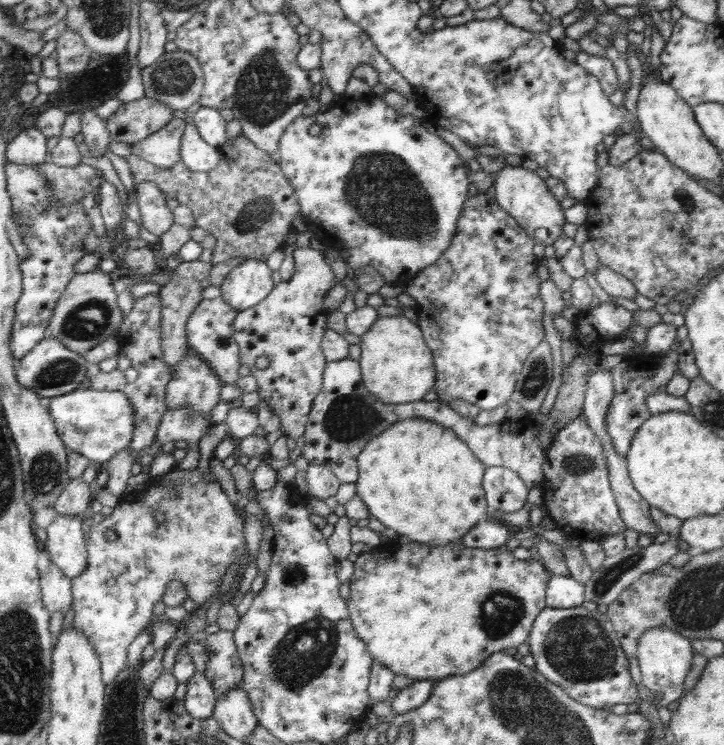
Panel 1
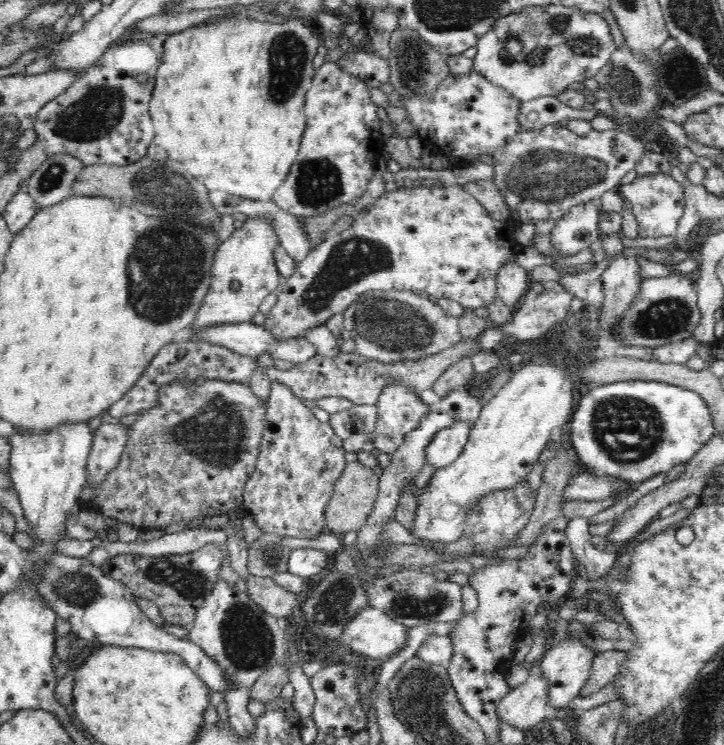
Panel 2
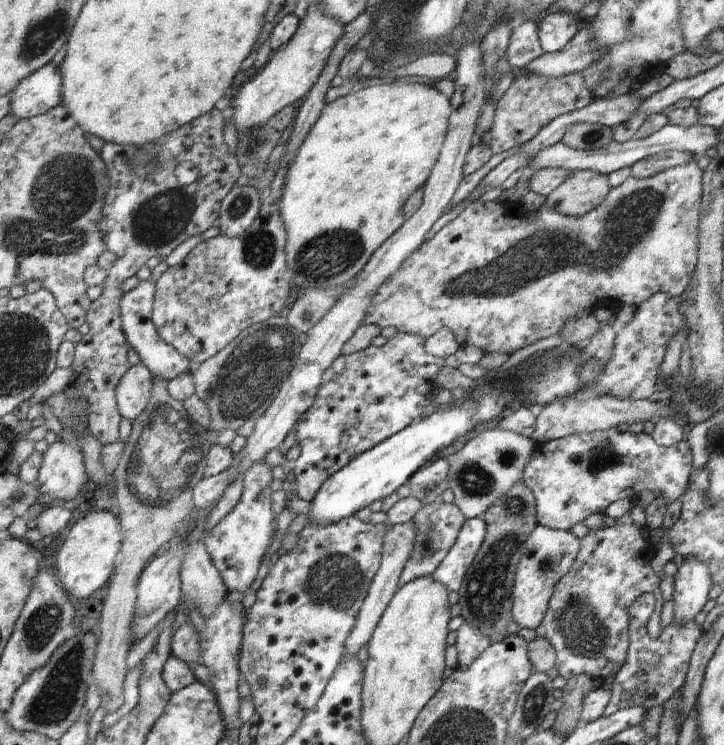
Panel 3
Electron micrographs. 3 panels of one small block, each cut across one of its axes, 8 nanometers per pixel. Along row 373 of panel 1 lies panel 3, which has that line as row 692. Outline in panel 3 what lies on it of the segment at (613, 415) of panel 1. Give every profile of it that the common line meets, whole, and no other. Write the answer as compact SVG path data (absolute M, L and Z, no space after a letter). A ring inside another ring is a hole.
M643 594L635 600L635 604L629 608L629 650L625 664L617 672L617 676L611 682L611 700L603 710L603 718L611 716L613 712L625 710L625 708L653 708L653 706L663 706L675 692L685 682L685 676L689 672L689 662L691 654L695 650L697 640L701 638L699 626L693 622L687 622L685 626L669 624L663 628L659 638L649 638L647 634L647 618L651 616L655 608L655 596L653 594Z

